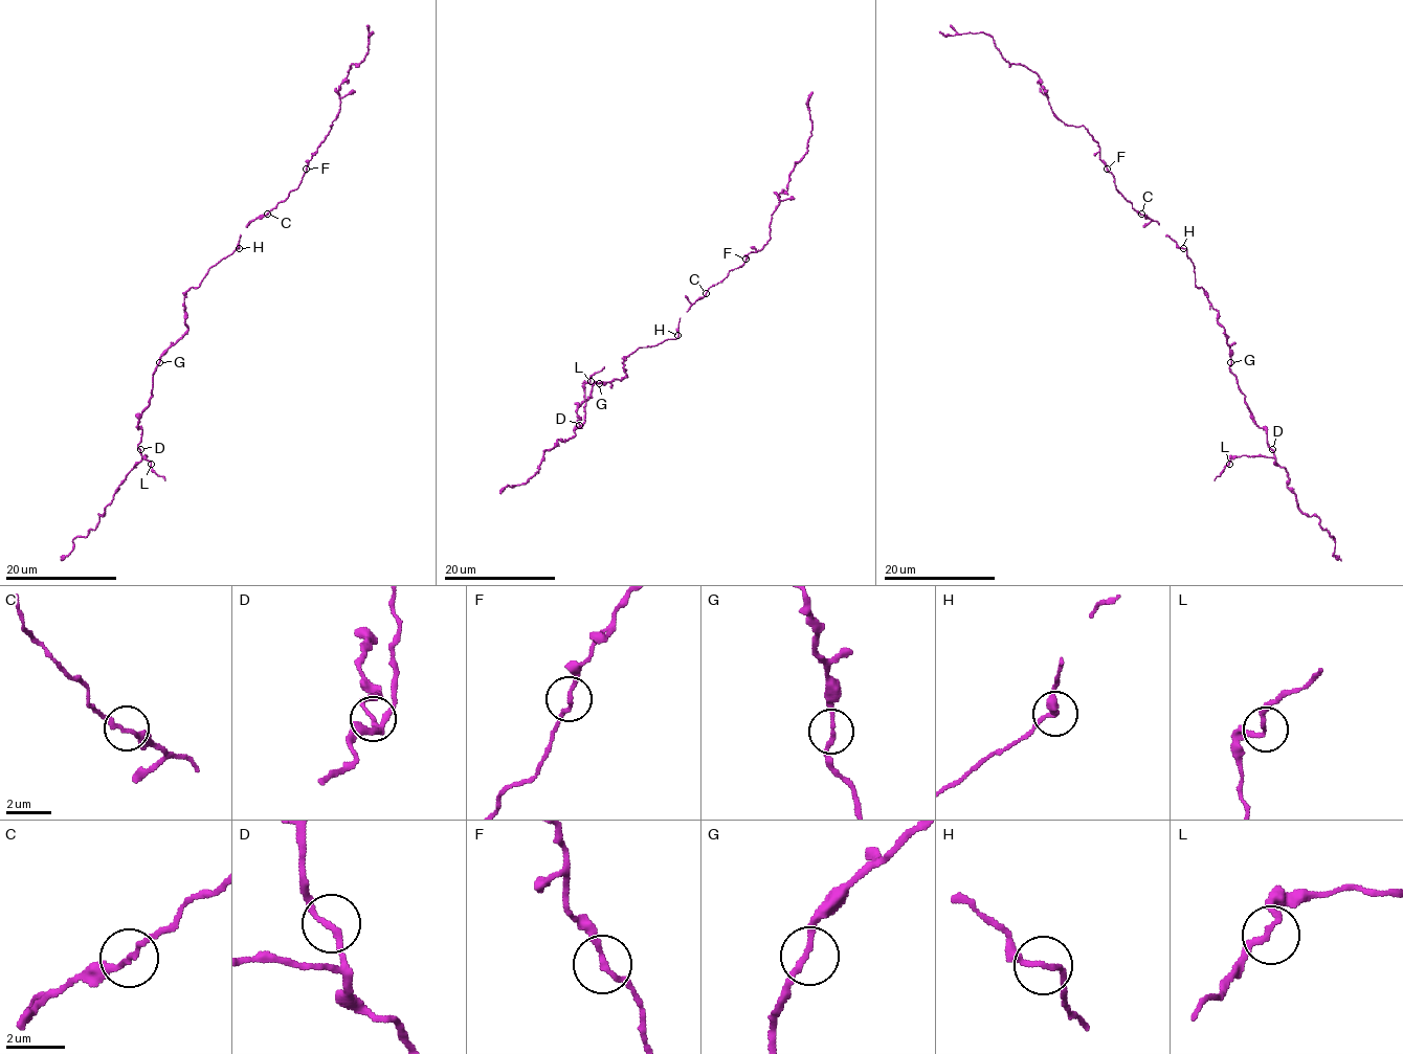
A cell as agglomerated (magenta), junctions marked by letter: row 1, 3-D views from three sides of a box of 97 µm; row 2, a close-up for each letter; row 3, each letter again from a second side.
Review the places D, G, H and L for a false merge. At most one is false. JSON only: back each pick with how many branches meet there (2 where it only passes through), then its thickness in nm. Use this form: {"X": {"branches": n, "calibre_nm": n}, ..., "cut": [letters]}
{"cut": []}

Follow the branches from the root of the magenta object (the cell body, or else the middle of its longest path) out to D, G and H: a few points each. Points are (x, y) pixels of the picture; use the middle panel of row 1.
D: (659, 343), (633, 351), (624, 360), (627, 376), (592, 385), (591, 396), (577, 410), (579, 425)
G: (659, 343), (633, 351), (624, 360), (627, 376), (599, 383)
H: (659, 343), (678, 335)

